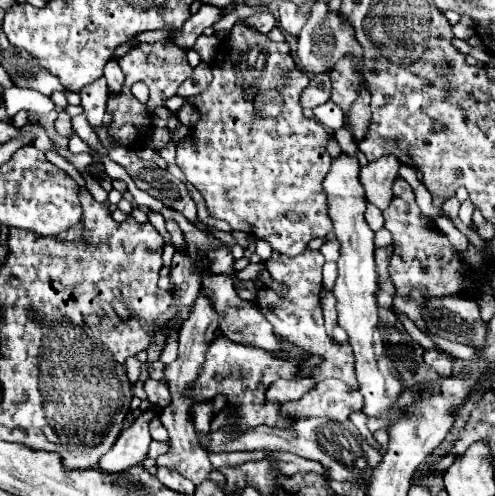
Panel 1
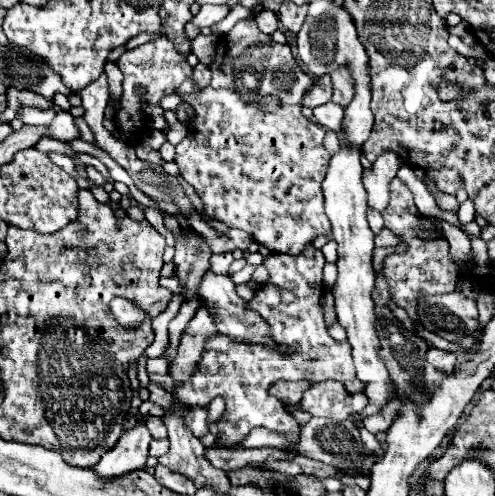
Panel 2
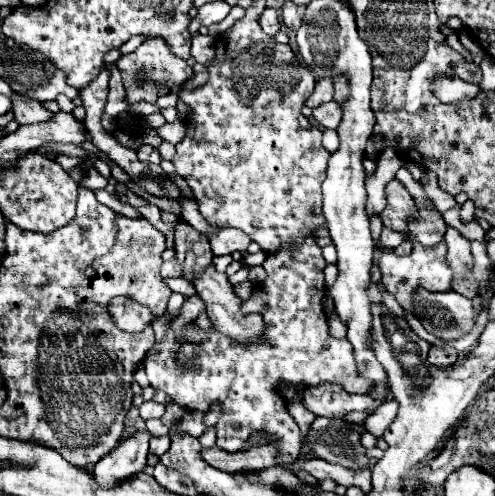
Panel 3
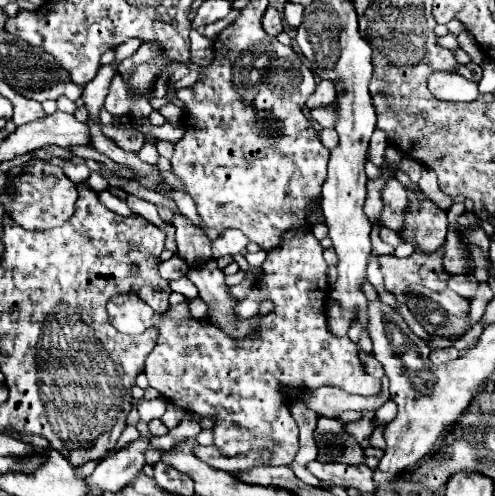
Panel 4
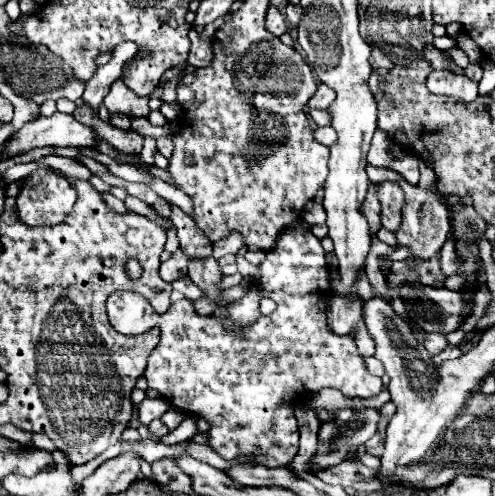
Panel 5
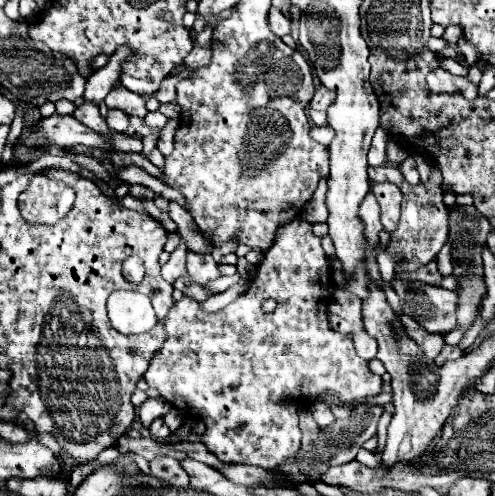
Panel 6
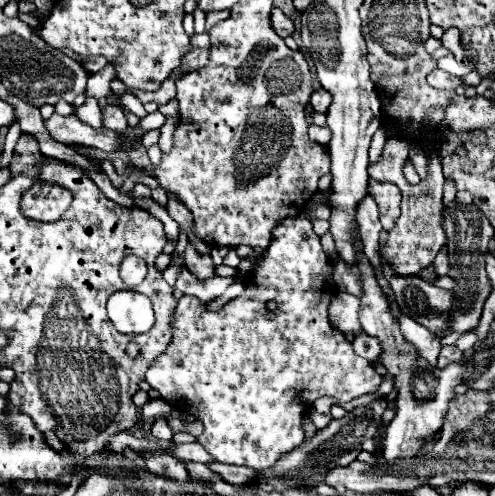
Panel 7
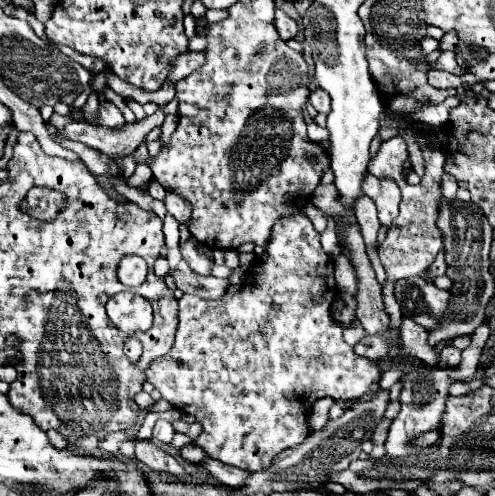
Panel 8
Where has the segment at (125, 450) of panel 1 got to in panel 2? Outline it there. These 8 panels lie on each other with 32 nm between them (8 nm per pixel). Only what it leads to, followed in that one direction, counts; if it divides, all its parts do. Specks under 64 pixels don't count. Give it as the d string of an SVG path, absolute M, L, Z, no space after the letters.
M142 418L134 428L124 430L116 446L100 458L100 462L94 468L96 474L108 478L108 476L122 476L136 468L144 468L150 440L152 436L146 434L146 418Z

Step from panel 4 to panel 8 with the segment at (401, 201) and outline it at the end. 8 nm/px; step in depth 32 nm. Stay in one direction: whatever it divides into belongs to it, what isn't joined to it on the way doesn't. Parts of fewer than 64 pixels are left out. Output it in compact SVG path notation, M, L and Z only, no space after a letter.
M368 174L366 182L364 182L364 194L370 196L376 202L378 218L380 218L382 226L390 228L392 220L398 216L400 188L392 180L388 180L388 178L380 180L380 178Z

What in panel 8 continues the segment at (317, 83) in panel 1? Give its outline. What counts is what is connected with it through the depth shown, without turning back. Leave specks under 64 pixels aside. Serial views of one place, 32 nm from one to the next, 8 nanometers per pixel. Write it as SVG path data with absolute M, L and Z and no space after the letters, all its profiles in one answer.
M322 88L314 90L314 92L310 94L310 104L312 104L318 112L328 112L328 108L330 108L330 104L328 104L328 92L324 92Z

